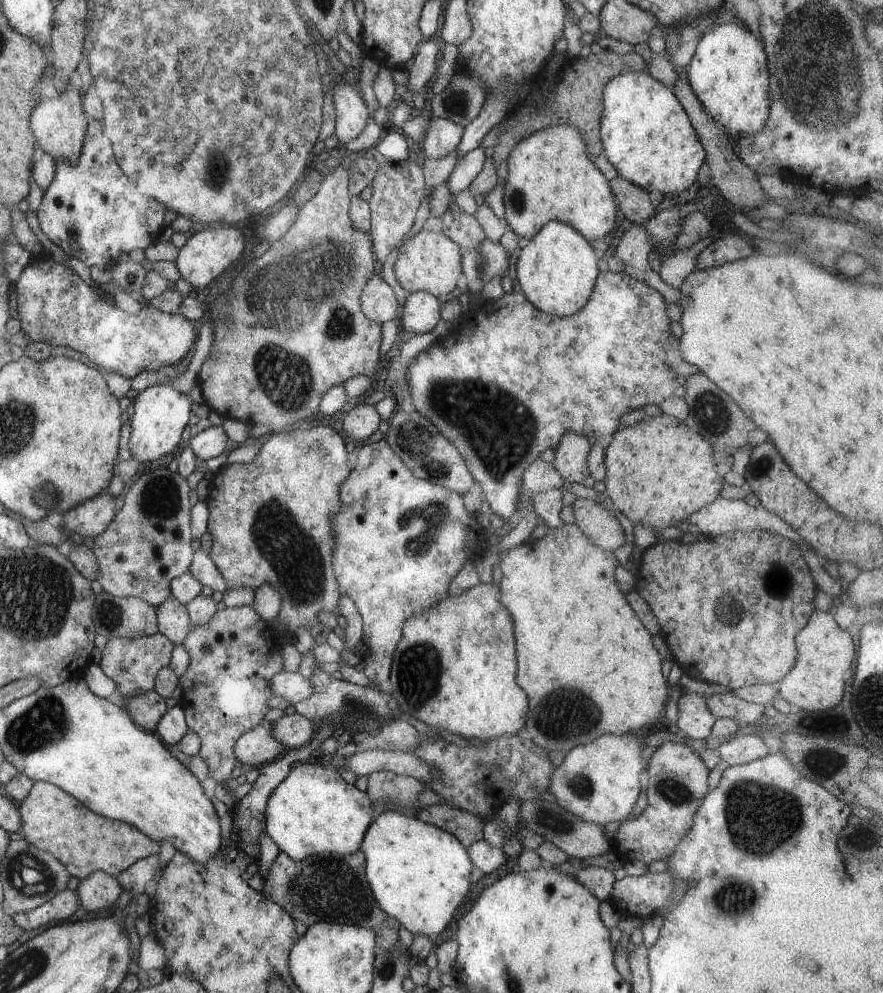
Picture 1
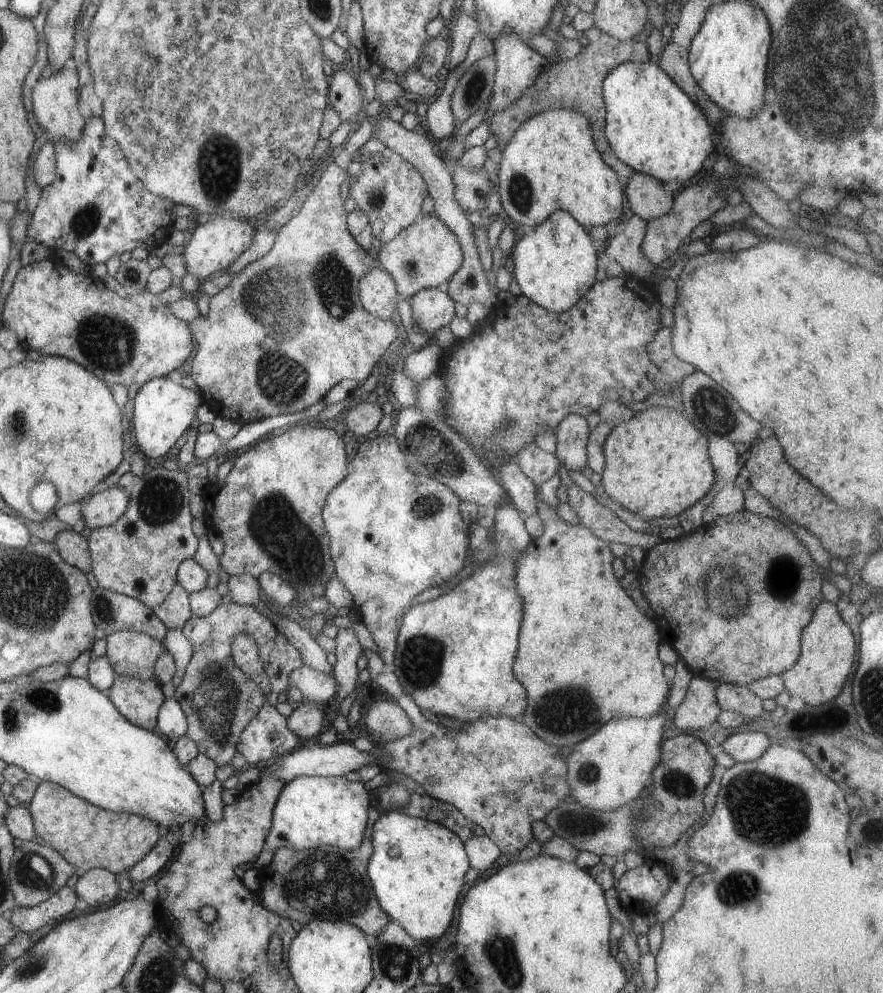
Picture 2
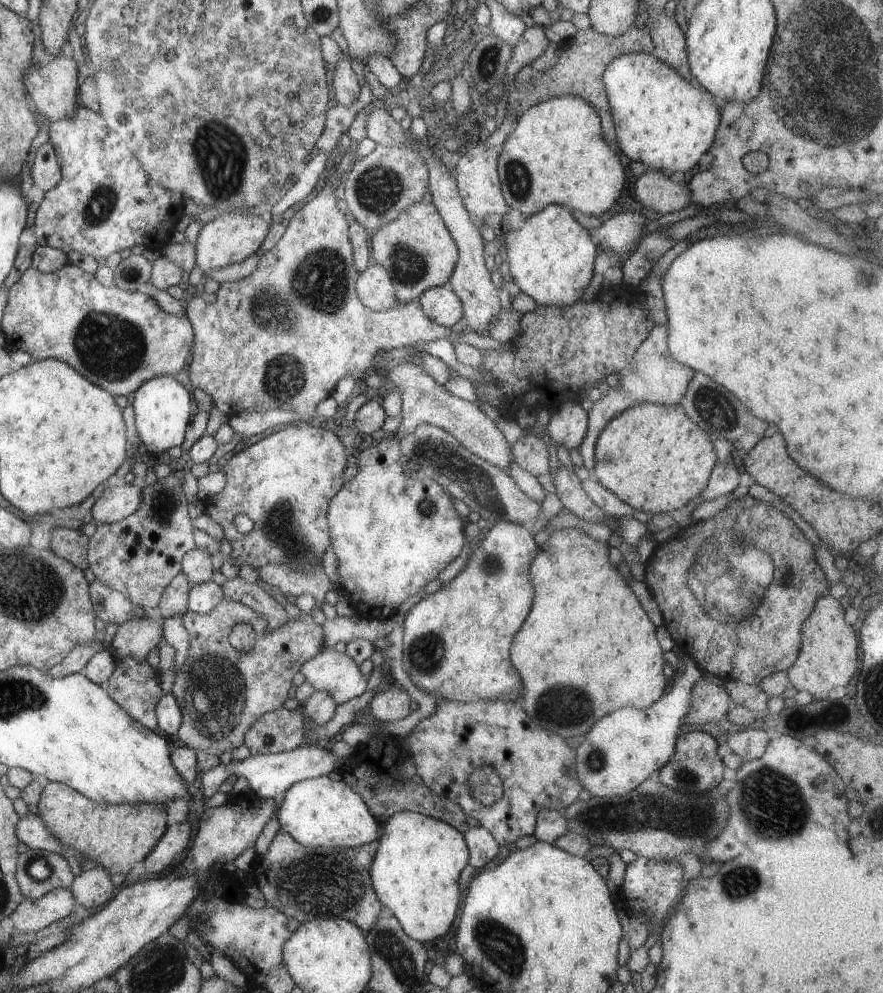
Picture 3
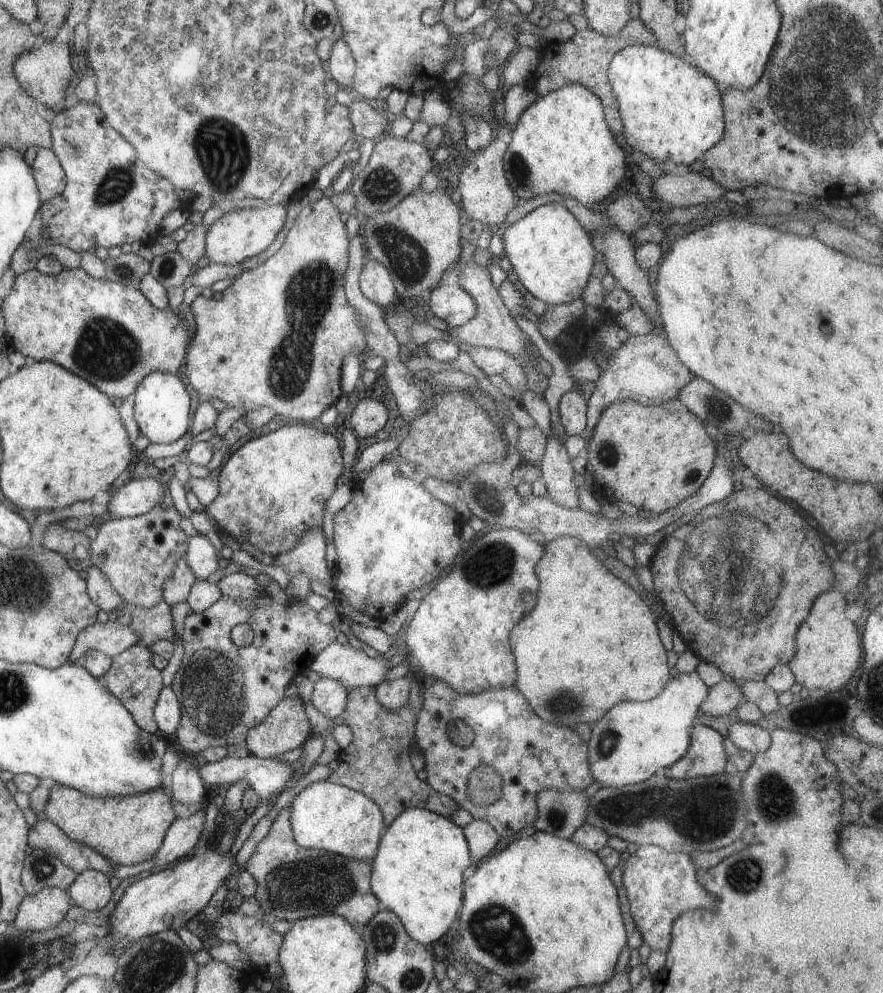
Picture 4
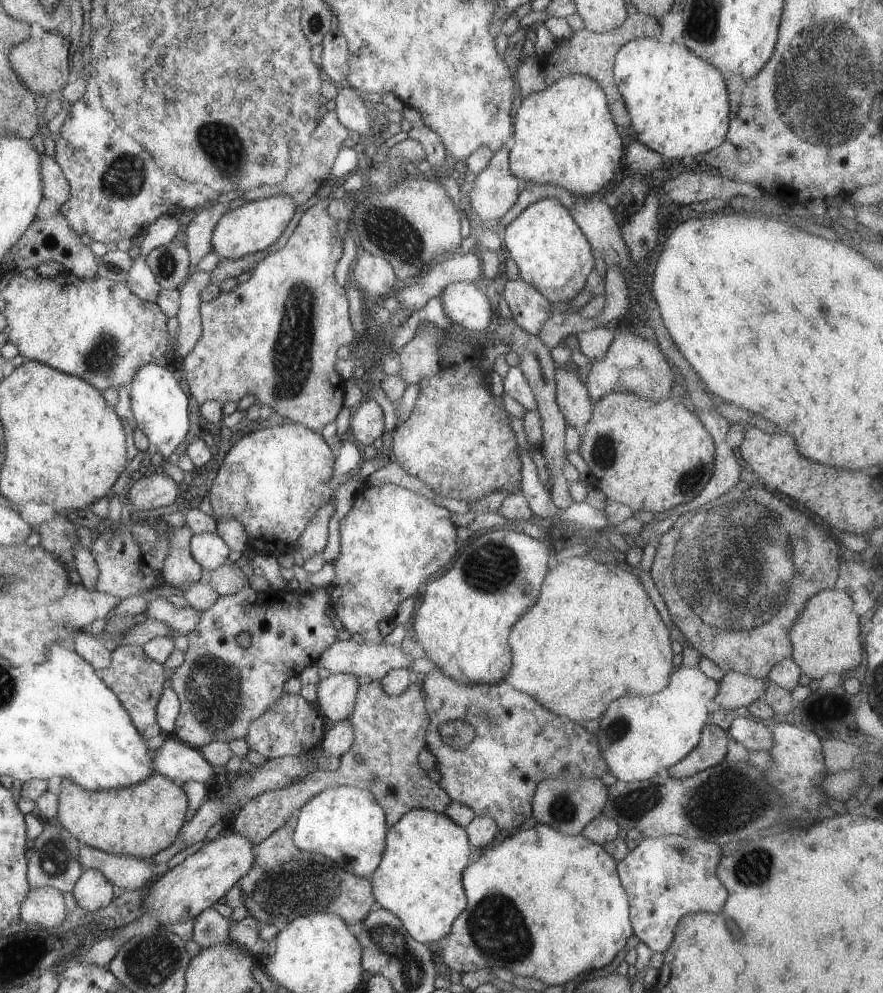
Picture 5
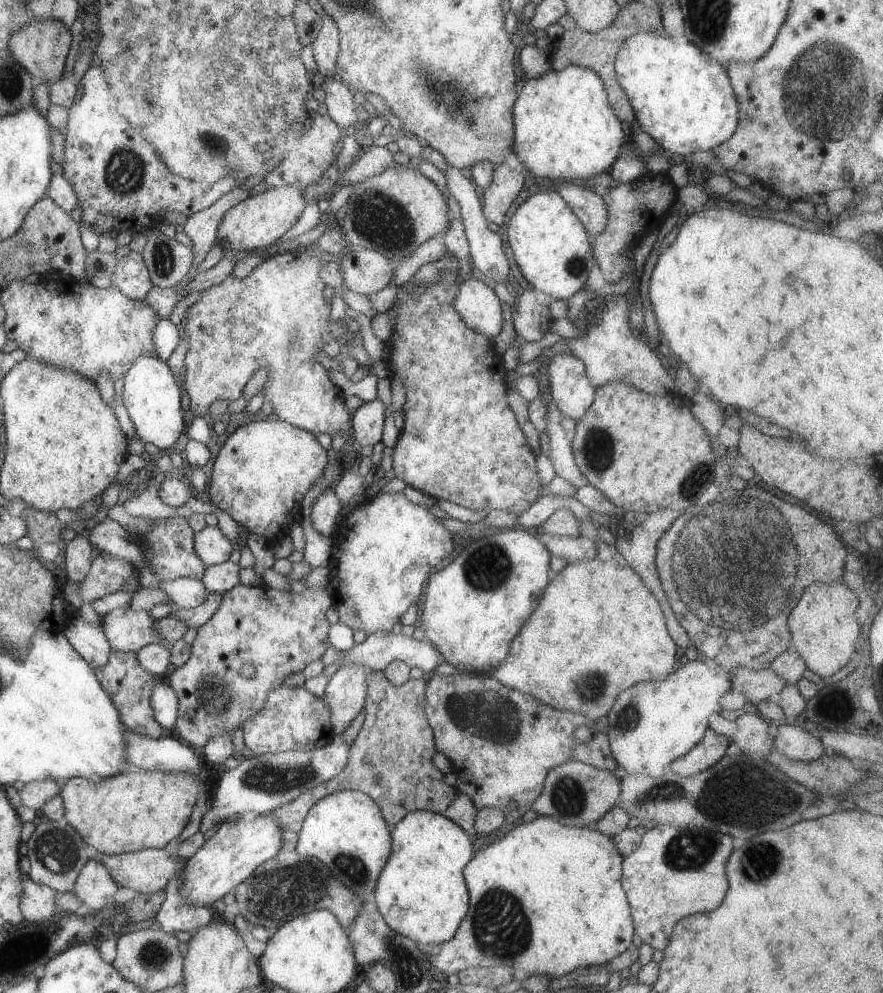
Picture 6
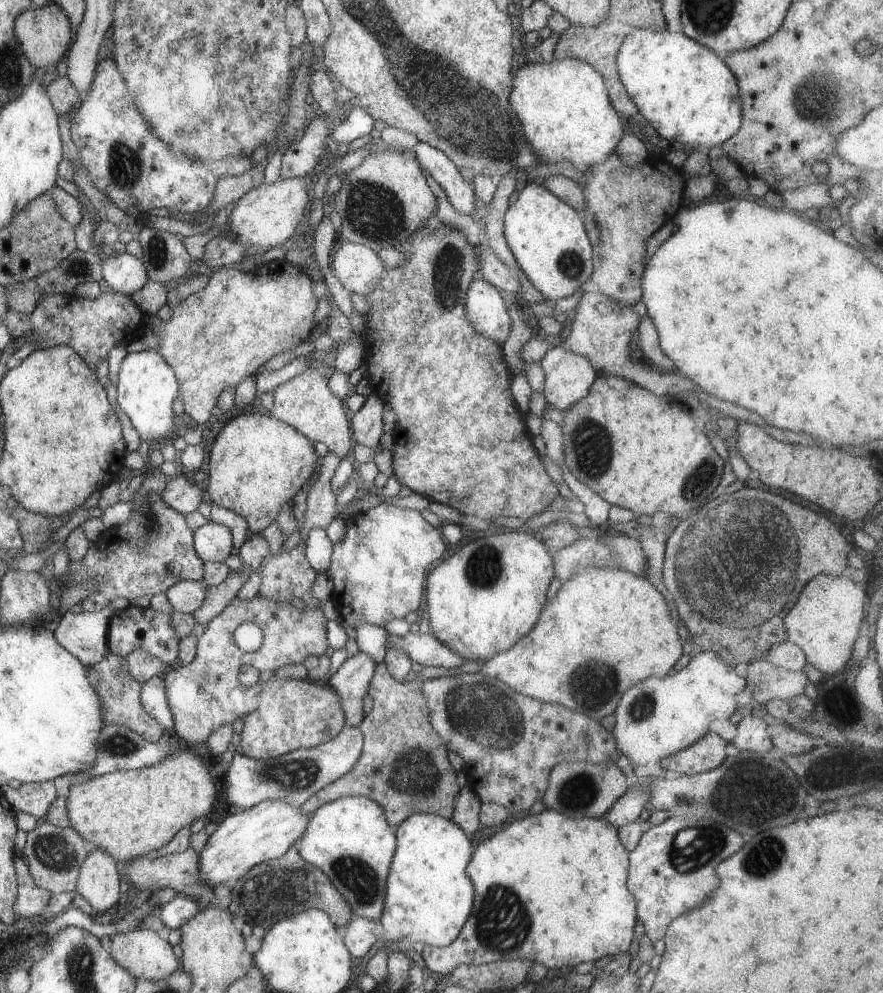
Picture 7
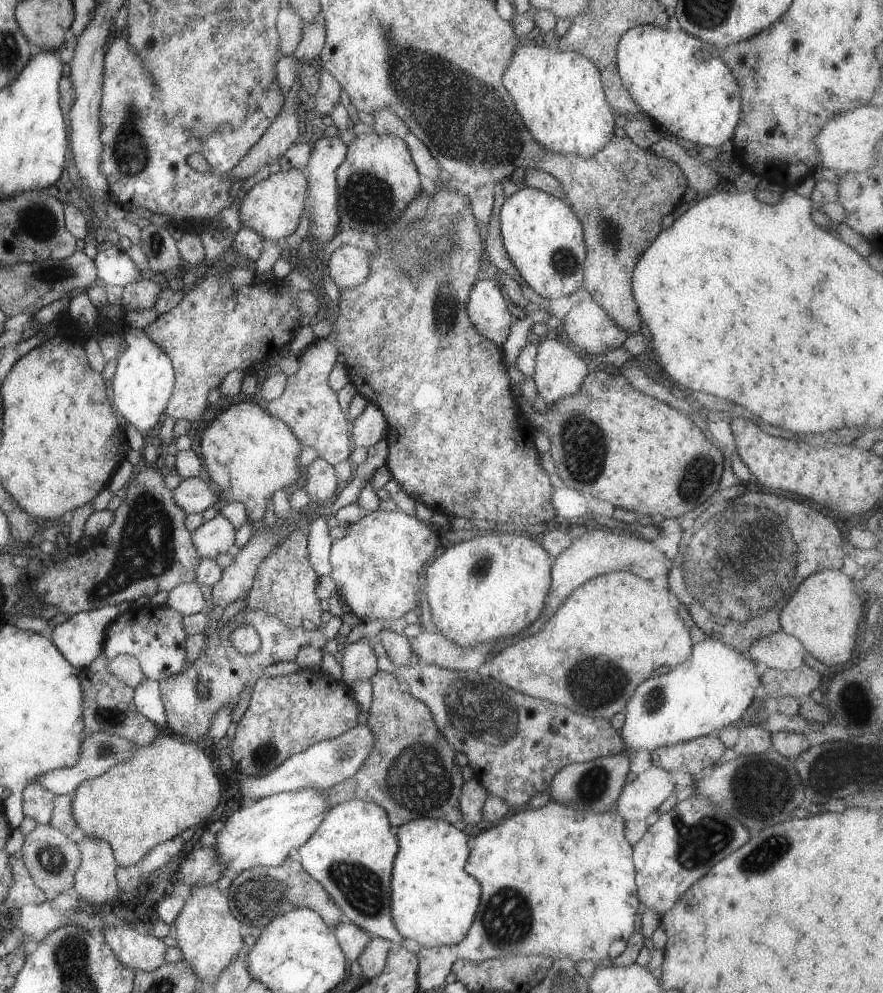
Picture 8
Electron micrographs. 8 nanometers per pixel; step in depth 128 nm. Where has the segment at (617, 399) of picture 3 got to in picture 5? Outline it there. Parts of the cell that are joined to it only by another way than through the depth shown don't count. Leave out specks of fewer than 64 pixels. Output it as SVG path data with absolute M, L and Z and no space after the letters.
M626 327L613 330L613 334L605 355L601 359L590 360L591 369L584 384L590 402L598 402L612 391L628 391L652 402L665 401L671 396L673 381L679 378L671 372L660 348L651 339L643 339Z

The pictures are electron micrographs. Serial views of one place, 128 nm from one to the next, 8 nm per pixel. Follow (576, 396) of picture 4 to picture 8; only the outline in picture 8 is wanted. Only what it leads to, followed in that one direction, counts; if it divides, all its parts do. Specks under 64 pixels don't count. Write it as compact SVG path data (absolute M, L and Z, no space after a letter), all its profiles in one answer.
M543 339L536 345L535 368L532 375L538 396L540 396L547 406L557 402L559 398L565 396L573 396L577 394L581 383L585 380L585 376L590 371L591 363L583 356L583 354L575 355L569 349L569 346L563 345L561 342L553 339Z

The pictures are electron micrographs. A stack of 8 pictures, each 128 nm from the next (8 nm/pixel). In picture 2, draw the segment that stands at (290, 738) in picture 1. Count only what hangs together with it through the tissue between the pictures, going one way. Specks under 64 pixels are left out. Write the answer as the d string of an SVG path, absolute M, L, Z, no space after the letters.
M302 700L300 705L287 716L285 726L297 736L300 743L312 741L327 727L325 713L317 704Z

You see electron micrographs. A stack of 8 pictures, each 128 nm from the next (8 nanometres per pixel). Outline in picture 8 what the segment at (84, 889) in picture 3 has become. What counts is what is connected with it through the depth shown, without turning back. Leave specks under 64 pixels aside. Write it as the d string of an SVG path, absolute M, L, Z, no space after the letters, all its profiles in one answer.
M83 836L76 844L81 852L72 886L76 894L86 901L88 909L111 905L120 892L115 882L116 862L111 846L89 836Z

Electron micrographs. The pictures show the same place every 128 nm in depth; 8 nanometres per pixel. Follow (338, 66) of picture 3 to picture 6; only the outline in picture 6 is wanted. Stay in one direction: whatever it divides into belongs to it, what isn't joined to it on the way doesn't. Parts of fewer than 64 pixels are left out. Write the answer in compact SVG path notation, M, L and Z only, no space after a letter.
M321 16L321 28L311 42L313 60L316 62L314 76L319 78L331 78L335 75L335 59L339 52L339 40L337 26L332 18Z

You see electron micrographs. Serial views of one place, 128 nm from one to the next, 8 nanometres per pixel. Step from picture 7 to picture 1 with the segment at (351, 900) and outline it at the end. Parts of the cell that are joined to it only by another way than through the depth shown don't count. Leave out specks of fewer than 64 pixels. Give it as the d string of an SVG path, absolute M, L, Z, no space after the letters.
M314 761L300 763L269 796L264 813L264 832L293 861L326 851L352 854L360 848L371 823L370 804L366 792L345 783L329 766L321 766Z

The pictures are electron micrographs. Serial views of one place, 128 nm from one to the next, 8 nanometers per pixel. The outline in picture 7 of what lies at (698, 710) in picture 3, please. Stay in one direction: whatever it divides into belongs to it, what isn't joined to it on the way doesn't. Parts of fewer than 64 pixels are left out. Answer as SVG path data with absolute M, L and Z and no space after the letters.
M764 659L747 663L746 669L745 688L752 691L752 700L759 704L765 704L769 699L789 701L789 698L803 694L808 681L802 670L791 672Z

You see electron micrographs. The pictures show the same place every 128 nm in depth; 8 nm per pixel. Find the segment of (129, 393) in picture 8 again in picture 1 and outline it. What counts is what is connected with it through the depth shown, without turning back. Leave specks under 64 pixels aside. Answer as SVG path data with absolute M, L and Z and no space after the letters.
M163 384L147 386L139 391L133 400L133 415L130 419L129 451L138 462L153 461L167 455L181 443L181 434L188 426L189 418L193 415L191 406L203 405L200 389L197 384L191 386L187 394L181 394Z

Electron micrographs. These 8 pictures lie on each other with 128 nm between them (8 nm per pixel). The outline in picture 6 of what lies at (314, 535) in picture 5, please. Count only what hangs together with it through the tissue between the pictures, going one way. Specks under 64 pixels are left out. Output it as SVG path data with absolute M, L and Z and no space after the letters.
M324 486L324 491L315 498L311 506L310 519L313 530L321 536L331 538L335 520L340 511L341 506L339 506L337 496L333 494L331 487Z

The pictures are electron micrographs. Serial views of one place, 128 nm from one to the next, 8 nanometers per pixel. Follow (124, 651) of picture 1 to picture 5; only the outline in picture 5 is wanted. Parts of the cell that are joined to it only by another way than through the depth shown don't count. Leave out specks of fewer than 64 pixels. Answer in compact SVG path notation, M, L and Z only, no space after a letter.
M162 595L151 602L145 601L143 612L149 619L165 624L172 632L172 638L187 635L197 625L201 614L189 606L172 606Z

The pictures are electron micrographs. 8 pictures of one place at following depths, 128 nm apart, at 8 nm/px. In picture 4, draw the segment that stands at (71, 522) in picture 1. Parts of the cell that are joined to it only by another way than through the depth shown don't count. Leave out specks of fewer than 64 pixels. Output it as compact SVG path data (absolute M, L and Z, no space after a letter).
M142 476L131 479L115 493L109 493L107 511L112 518L135 517L151 510L163 500L164 484L155 478Z

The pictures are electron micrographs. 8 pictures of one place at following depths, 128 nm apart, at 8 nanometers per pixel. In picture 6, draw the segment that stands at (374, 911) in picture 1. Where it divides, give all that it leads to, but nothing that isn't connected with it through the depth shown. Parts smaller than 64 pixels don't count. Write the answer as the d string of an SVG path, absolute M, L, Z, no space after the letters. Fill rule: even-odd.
M283 826L281 848L277 850L277 854L256 866L243 882L234 886L238 914L243 916L250 927L261 925L272 931L296 916L325 909L334 914L337 922L347 930L358 913L363 911L361 900L349 892L337 878L333 878L323 862L297 854L297 835ZM287 904L291 908L285 908Z

